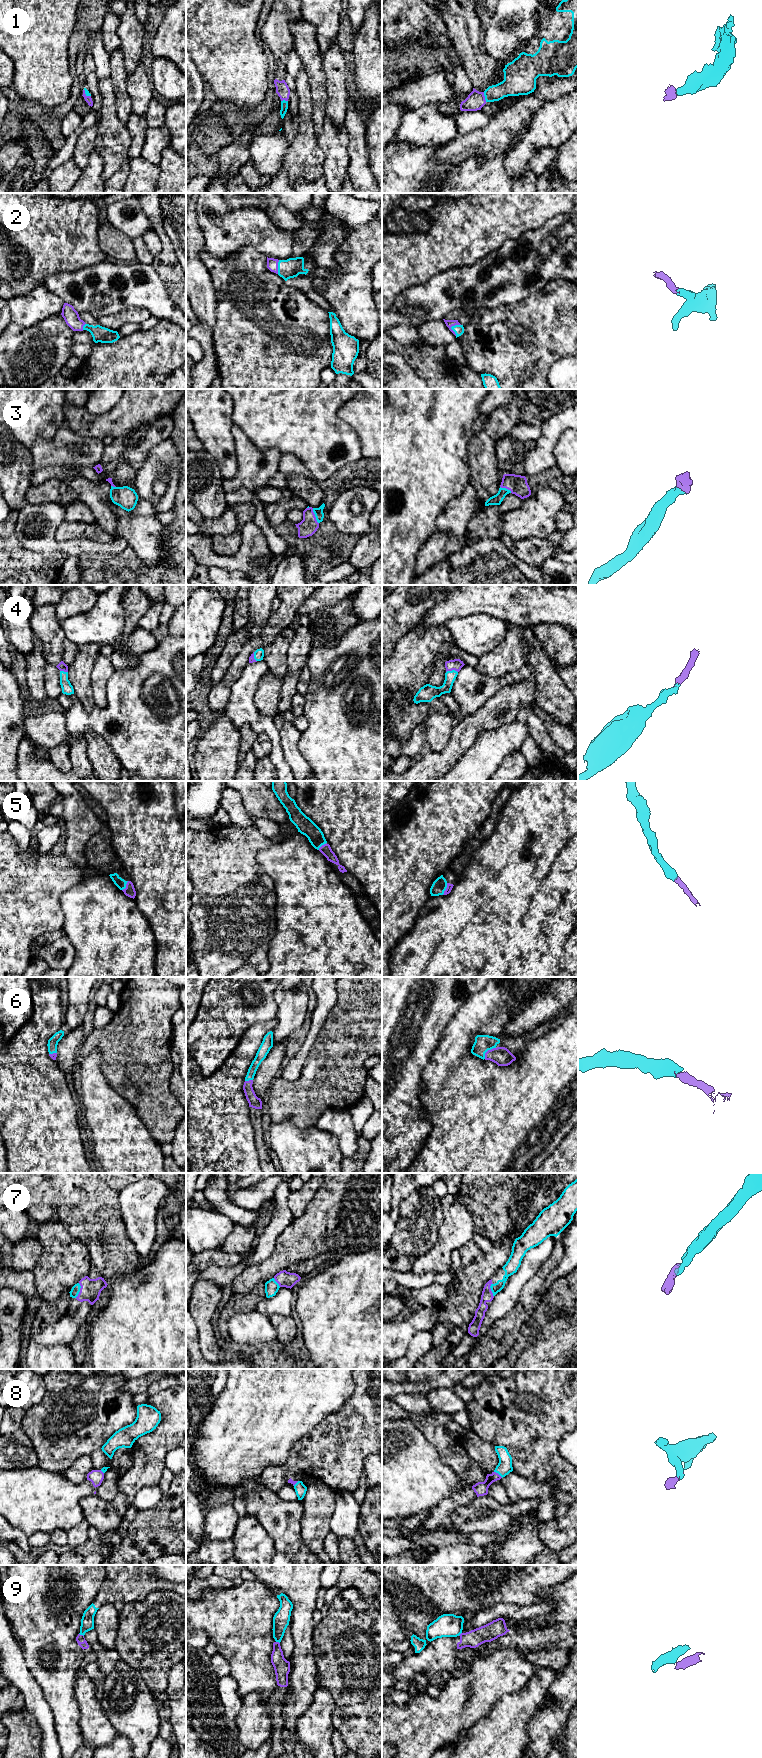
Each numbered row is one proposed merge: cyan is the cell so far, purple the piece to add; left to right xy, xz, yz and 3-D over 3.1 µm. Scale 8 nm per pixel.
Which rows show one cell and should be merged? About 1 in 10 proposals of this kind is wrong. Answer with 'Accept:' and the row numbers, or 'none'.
Accept: 1, 2, 3, 4, 5, 6, 7, 8

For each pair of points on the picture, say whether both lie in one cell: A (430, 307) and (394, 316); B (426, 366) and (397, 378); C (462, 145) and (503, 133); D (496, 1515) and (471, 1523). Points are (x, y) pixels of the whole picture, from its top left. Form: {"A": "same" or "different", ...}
{"A": "same", "B": "different", "C": "same", "D": "same"}

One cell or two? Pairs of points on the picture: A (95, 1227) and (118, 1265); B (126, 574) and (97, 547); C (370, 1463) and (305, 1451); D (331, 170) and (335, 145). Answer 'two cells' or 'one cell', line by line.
A: one cell
B: two cells
C: two cells
D: one cell

